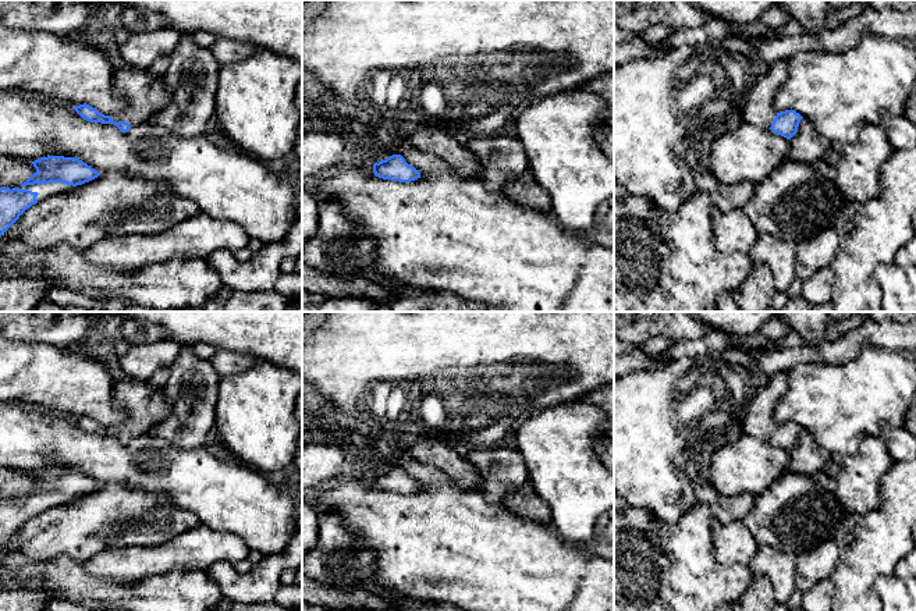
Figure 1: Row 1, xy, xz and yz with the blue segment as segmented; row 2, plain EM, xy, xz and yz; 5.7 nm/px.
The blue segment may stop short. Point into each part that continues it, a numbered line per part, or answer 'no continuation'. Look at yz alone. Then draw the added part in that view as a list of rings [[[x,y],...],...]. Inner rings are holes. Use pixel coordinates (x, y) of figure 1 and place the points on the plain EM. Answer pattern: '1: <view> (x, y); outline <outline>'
1: yz (759, 422); outline [[[777,373],[770,377],[768,383],[756,390],[753,398],[746,405],[746,413],[742,420],[745,434],[770,440],[777,423],[774,412],[778,401],[784,397],[788,387],[788,373]]]

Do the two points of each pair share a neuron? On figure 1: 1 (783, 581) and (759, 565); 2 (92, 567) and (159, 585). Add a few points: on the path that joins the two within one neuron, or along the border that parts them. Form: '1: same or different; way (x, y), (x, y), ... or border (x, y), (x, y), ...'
1: same; way (777, 575), (764, 565)
2: different; border (171, 571), (128, 583), (106, 579)

